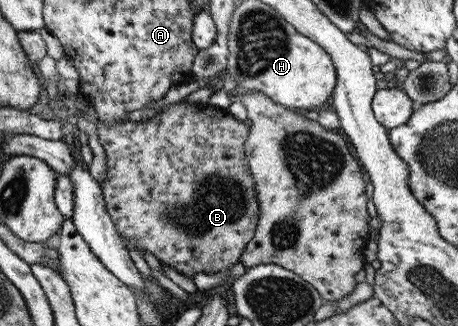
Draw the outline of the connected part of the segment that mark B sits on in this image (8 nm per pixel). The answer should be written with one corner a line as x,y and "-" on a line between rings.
172,103
163,106
153,117
145,121
114,120
109,126
97,121
96,135
99,144
104,150
104,157
107,165
105,181
102,188
102,196
105,202
105,208
113,221
115,230
124,234
127,240
140,252
145,251
151,256
157,258
159,263
173,268
187,278
192,278
197,273
217,273
227,271
233,264
239,262
244,246
253,236
256,222
258,221
258,204
256,200
255,183
251,173
248,171
245,162
243,142
247,138
248,126
237,121
227,109
215,108
208,103

